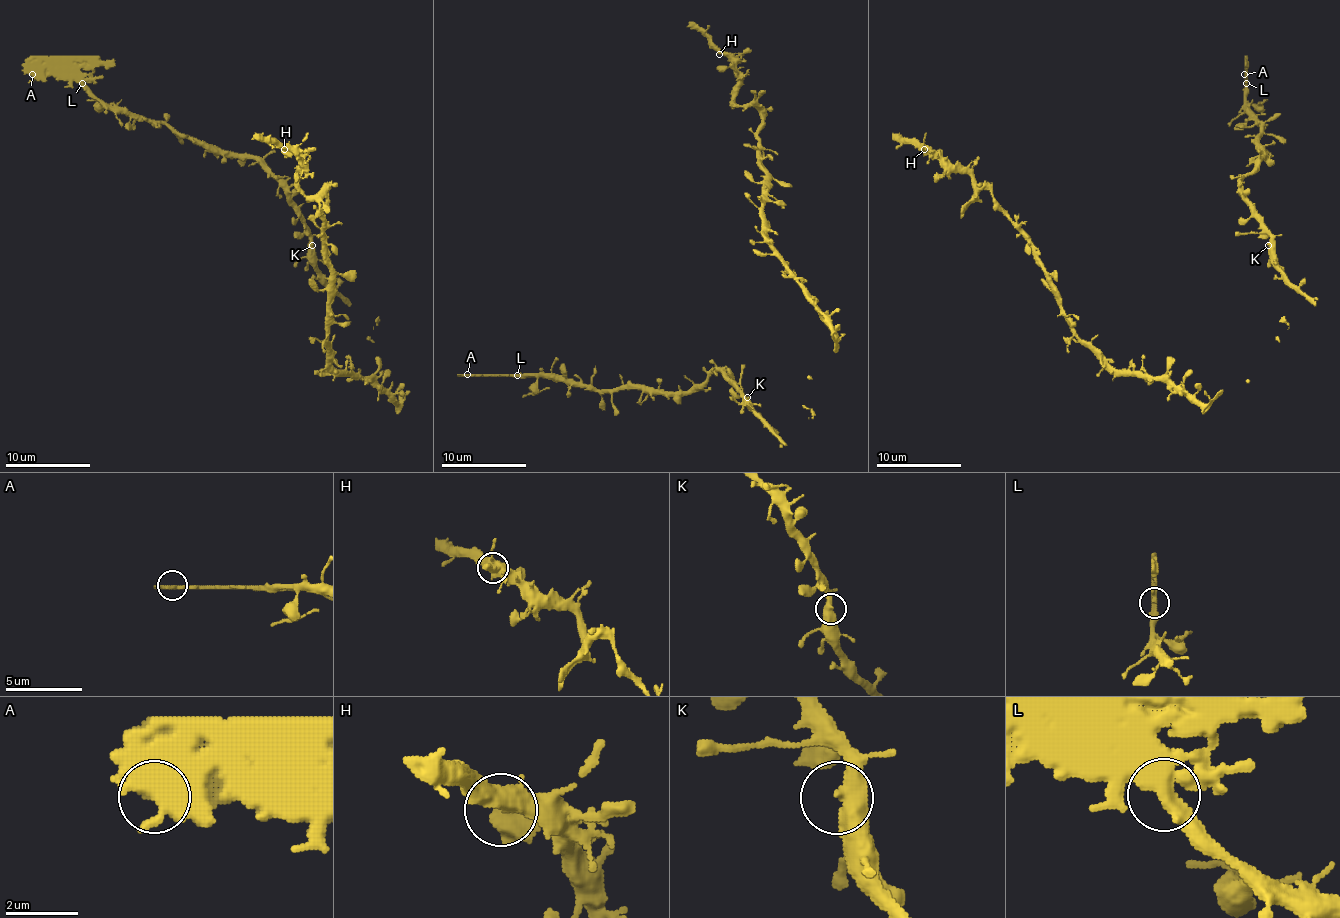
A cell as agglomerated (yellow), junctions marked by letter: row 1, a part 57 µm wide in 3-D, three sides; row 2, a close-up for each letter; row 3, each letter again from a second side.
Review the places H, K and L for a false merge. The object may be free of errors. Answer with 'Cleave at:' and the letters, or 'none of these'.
Cleave at: L

